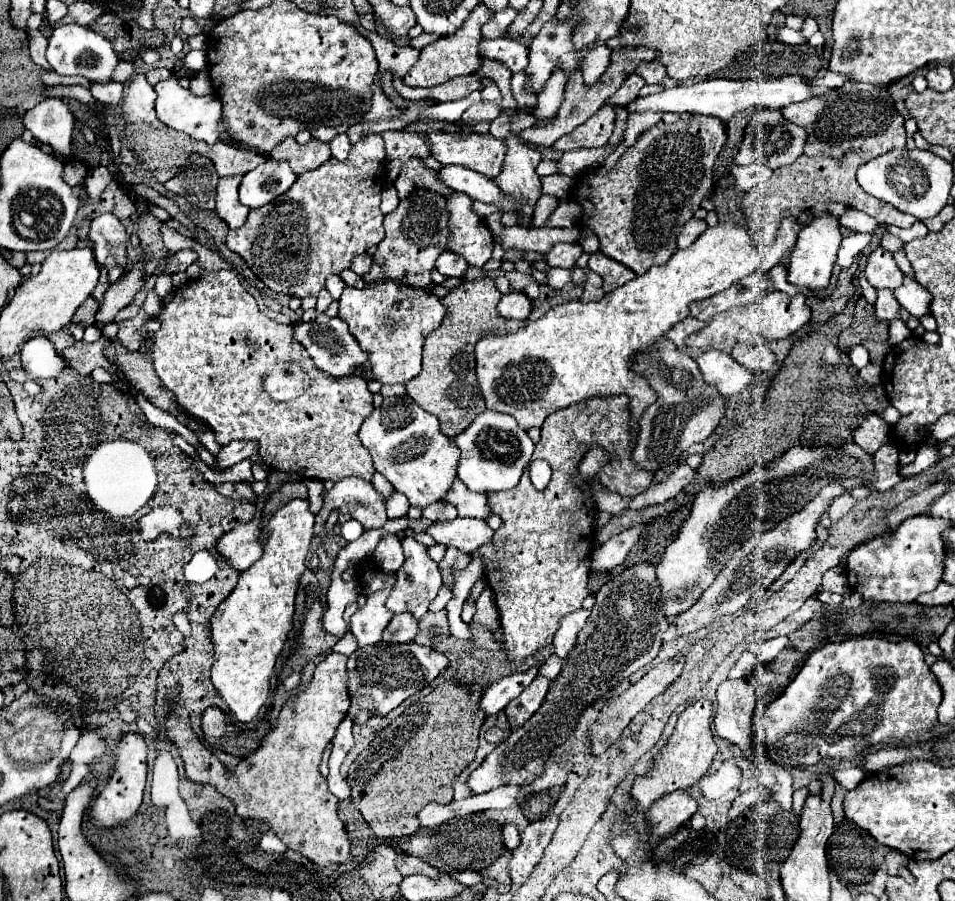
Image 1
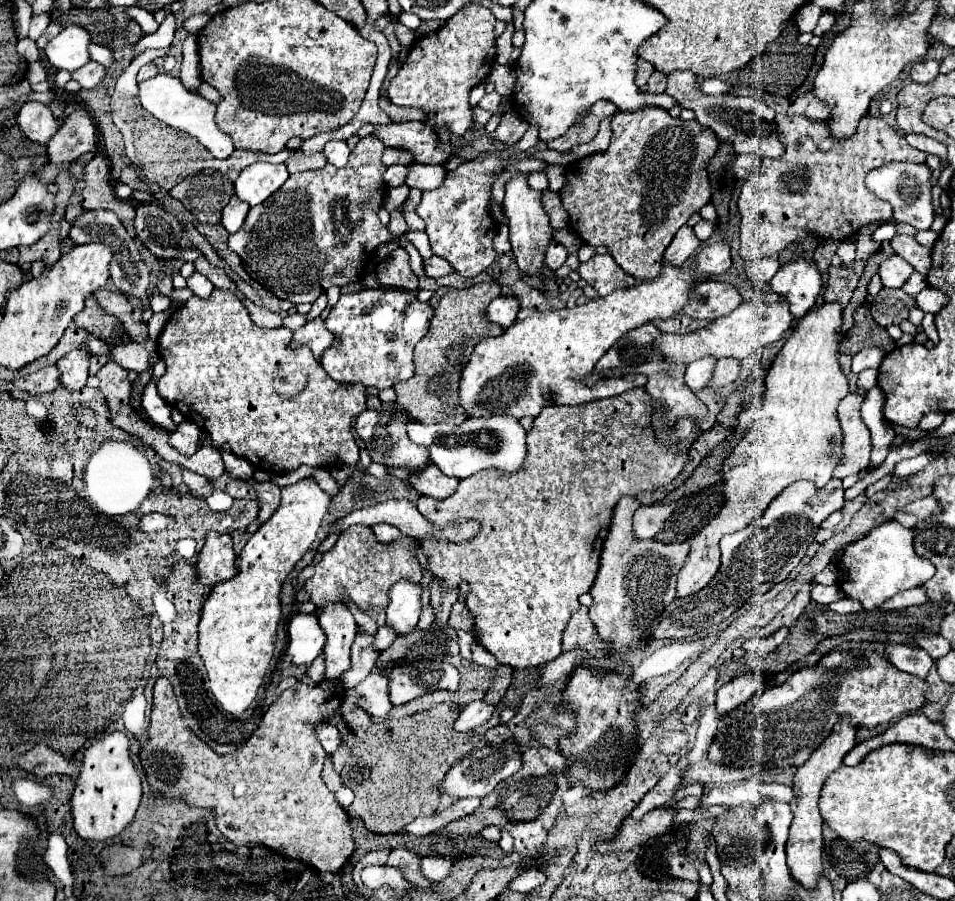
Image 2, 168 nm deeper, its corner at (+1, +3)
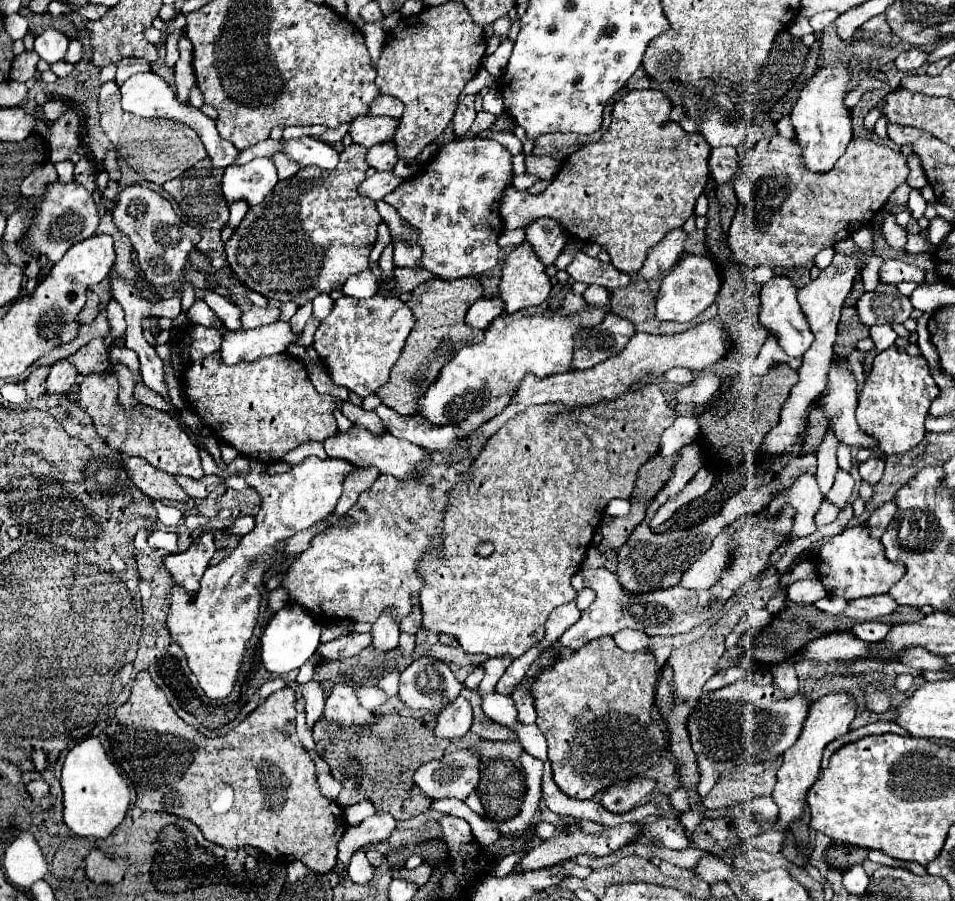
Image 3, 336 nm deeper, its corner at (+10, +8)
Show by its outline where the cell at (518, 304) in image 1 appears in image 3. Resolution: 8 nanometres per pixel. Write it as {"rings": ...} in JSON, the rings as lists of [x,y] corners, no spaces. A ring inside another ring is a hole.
{"rings":[[[478,299],[466,313],[466,323],[476,329],[486,329],[498,315],[502,315],[502,301],[500,299]]]}

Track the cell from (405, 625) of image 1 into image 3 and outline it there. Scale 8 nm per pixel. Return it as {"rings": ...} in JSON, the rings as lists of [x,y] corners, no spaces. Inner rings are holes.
{"rings":[[[350,633],[328,643],[320,643],[316,655],[320,655],[322,659],[344,659],[358,655],[368,645],[370,645],[370,633],[362,633],[362,635]]]}

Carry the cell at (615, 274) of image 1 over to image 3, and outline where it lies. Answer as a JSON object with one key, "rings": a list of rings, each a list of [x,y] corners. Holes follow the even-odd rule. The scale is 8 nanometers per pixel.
{"rings":[[[578,253],[566,271],[574,281],[582,281],[588,285],[592,285],[592,283],[602,285],[608,291],[626,287],[630,283],[630,275],[614,269],[612,263],[602,263],[600,259],[588,257],[584,253]]]}

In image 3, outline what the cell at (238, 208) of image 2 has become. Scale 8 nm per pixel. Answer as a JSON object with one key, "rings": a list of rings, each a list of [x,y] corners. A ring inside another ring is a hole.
{"rings":[[[236,201],[230,205],[230,227],[238,227],[242,223],[245,215],[249,210],[249,206],[244,201]]]}

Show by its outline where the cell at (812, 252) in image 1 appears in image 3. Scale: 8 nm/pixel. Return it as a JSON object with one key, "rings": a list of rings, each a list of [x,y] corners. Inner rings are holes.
{"rings":[[[774,277],[772,281],[764,283],[762,293],[760,293],[760,301],[762,301],[760,325],[772,337],[776,337],[780,349],[790,357],[802,357],[808,351],[808,347],[812,345],[812,341],[814,341],[814,335],[812,335],[812,331],[808,327],[808,321],[802,315],[802,309],[800,309],[798,301],[796,301],[796,293],[798,293],[798,289],[794,287],[794,283],[788,277]]]}

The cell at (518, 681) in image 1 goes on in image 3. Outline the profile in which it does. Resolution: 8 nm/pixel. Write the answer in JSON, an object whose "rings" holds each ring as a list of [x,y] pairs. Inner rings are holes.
{"rings":[[[458,697],[450,709],[444,709],[438,715],[434,735],[438,739],[458,739],[468,733],[472,725],[472,707],[464,697]]]}

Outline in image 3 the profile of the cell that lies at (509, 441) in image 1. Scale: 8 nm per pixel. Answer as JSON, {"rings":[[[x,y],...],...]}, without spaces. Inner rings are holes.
{"rings":[[[378,405],[374,409],[378,417],[384,423],[384,429],[392,433],[394,437],[408,439],[414,445],[424,447],[428,453],[432,451],[442,451],[448,455],[448,459],[458,461],[458,457],[466,455],[466,447],[462,443],[466,437],[458,437],[454,427],[432,427],[428,421],[422,421],[420,417],[404,417],[392,411],[386,405]]]}

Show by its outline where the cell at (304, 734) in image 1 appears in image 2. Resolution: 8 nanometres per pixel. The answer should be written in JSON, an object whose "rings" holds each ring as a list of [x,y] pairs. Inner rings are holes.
{"rings":[[[159,678],[153,690],[153,712],[151,712],[151,728],[149,740],[141,748],[141,762],[147,772],[147,782],[153,790],[161,792],[167,798],[185,798],[191,806],[213,808],[217,816],[217,828],[221,834],[235,842],[243,844],[263,844],[273,852],[301,860],[319,872],[337,872],[353,854],[353,836],[351,822],[347,812],[337,804],[333,792],[321,778],[321,768],[325,760],[325,750],[319,744],[315,726],[327,722],[333,712],[333,694],[335,694],[335,710],[341,706],[341,698],[345,698],[345,688],[341,680],[321,680],[321,684],[297,682],[289,690],[285,690],[265,712],[255,734],[233,754],[219,756],[215,754],[201,738],[197,738],[191,728],[183,722],[183,716],[177,706],[177,696],[167,678]]]}

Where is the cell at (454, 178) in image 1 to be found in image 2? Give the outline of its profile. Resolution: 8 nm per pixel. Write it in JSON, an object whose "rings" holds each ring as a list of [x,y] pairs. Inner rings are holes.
{"rings":[[[413,164],[409,168],[405,184],[409,188],[419,188],[419,190],[433,190],[439,188],[441,182],[447,178],[447,170],[443,164],[429,166],[429,164]]]}

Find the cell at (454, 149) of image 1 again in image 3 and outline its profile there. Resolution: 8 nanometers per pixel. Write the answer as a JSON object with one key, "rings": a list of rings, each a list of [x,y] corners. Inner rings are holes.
{"rings":[[[356,117],[350,127],[348,127],[348,135],[352,137],[354,143],[362,145],[362,147],[372,147],[376,143],[386,143],[394,139],[394,129],[398,127],[396,119],[390,117]]]}

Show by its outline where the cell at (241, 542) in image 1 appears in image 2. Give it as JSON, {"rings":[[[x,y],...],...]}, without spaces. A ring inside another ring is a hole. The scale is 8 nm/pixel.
{"rings":[[[207,532],[205,546],[199,552],[197,576],[205,584],[219,584],[237,574],[237,556],[233,552],[233,538],[229,534]]]}

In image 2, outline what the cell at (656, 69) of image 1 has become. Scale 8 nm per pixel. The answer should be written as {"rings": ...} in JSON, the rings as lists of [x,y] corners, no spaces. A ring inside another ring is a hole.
{"rings":[[[691,72],[667,74],[667,94],[679,98],[679,102],[683,102],[683,108],[691,108],[695,112],[695,120],[717,132],[719,140],[731,140],[737,154],[757,154],[761,158],[779,158],[785,154],[785,144],[781,142],[781,134],[773,120],[775,112],[765,102],[751,96],[749,98],[735,96],[735,98],[723,98],[715,106],[715,98],[699,90],[697,78]]]}

